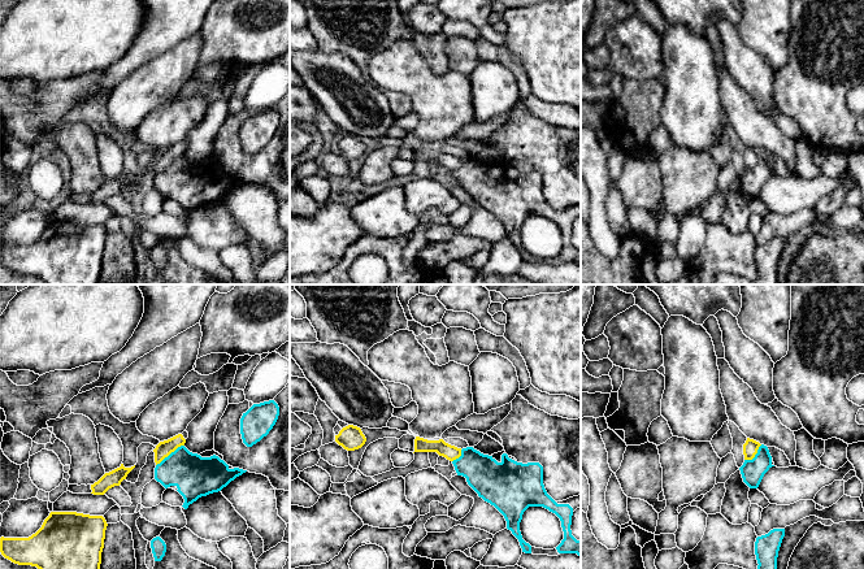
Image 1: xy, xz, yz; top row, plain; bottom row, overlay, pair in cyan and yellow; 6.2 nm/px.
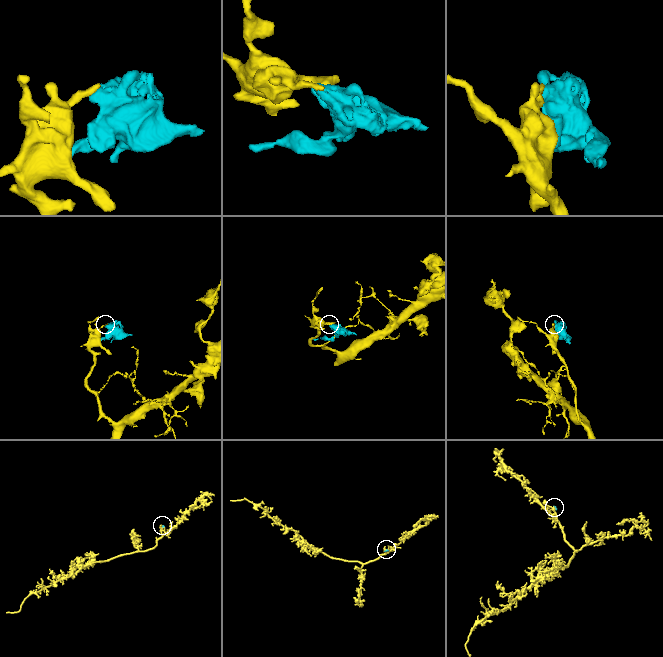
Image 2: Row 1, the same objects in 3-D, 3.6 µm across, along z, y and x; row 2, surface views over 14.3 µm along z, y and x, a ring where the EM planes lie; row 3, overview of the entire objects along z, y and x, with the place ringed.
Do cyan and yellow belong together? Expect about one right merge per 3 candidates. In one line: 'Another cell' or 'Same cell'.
Another cell

